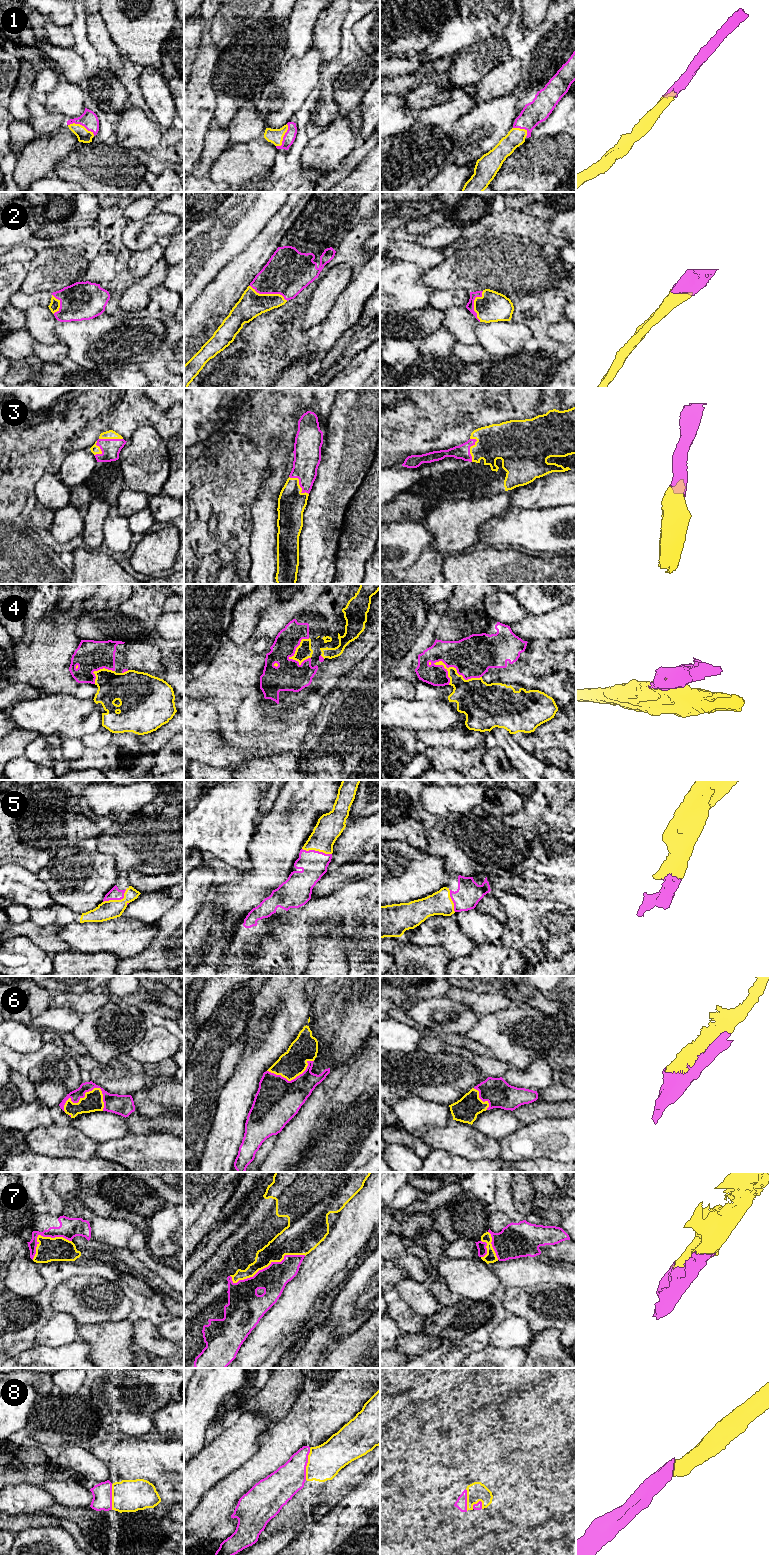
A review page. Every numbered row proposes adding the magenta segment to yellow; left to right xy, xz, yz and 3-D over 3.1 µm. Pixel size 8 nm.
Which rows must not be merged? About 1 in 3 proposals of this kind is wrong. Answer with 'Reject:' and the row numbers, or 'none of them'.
Reject: 4

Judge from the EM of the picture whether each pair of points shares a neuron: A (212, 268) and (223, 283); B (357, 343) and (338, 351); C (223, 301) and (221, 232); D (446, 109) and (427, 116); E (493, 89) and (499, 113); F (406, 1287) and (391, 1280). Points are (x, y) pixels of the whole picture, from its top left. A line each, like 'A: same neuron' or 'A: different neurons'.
A: different neurons
B: different neurons
C: different neurons
D: same neuron
E: different neurons
F: different neurons

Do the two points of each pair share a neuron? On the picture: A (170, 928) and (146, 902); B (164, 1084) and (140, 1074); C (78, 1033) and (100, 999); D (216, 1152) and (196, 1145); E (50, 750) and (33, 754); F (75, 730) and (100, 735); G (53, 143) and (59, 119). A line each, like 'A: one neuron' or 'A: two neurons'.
A: two neurons
B: two neurons
C: two neurons
D: two neurons
E: one neuron
F: two neurons
G: two neurons

